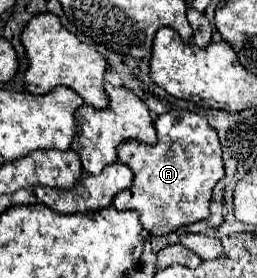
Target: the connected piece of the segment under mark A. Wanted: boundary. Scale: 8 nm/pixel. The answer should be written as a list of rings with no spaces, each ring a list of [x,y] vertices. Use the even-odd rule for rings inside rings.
[[[169,110],[155,120],[155,128],[159,138],[155,146],[137,140],[117,146],[117,156],[131,168],[133,182],[113,198],[111,206],[117,210],[137,210],[143,228],[151,236],[163,236],[209,216],[213,186],[223,178],[223,158],[215,128],[195,112]]]

